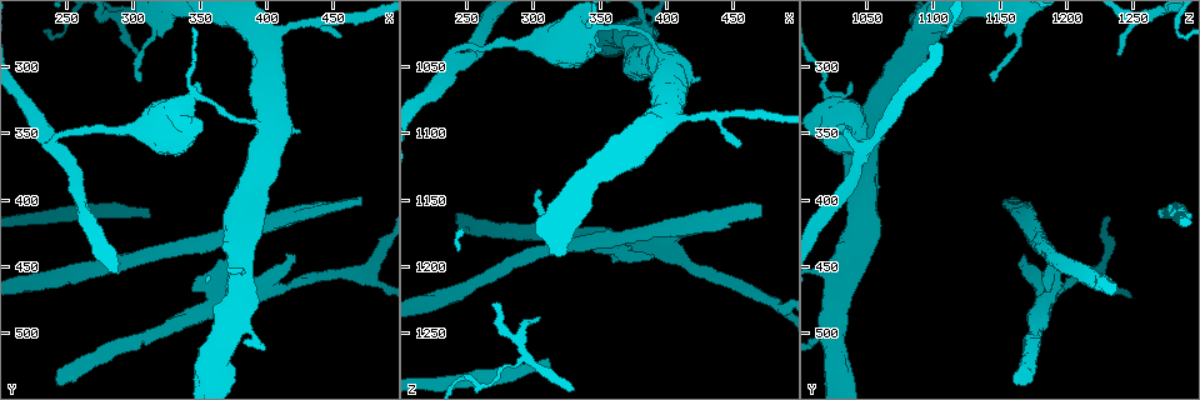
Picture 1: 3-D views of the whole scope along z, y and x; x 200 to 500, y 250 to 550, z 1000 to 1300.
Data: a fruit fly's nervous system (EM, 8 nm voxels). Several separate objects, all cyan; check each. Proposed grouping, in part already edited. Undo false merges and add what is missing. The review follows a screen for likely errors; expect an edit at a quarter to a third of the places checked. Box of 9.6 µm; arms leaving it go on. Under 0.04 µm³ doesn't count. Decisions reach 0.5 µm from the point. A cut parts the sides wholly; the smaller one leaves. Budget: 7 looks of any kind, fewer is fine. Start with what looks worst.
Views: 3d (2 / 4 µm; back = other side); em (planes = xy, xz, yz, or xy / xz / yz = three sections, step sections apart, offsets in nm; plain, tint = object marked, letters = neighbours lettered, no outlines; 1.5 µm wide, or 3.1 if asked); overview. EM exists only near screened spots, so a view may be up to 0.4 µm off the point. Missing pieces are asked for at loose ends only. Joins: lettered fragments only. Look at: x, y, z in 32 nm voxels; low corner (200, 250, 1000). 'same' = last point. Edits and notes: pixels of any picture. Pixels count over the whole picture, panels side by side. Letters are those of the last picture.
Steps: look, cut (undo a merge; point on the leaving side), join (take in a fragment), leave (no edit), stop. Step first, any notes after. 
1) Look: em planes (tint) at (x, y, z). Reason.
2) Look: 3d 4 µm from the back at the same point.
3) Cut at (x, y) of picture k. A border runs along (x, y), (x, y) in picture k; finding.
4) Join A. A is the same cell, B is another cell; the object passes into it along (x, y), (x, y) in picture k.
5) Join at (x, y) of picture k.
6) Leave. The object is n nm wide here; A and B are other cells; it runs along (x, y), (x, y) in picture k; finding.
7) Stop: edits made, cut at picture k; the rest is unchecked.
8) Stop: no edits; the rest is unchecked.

Look: 3d 4 µm at (310, 412, 1270). Free end.

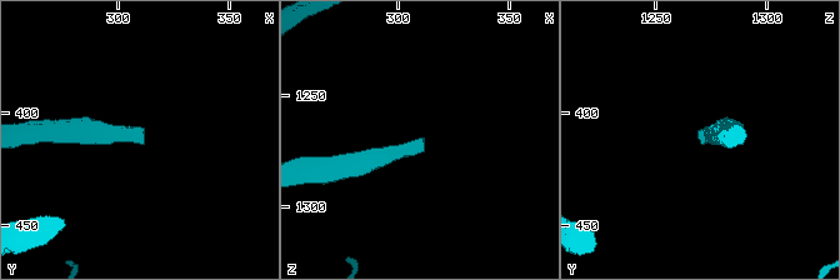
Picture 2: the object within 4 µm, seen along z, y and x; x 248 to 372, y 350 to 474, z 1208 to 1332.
Look: em xz step 8 (letters) at (311, 410, 1269).

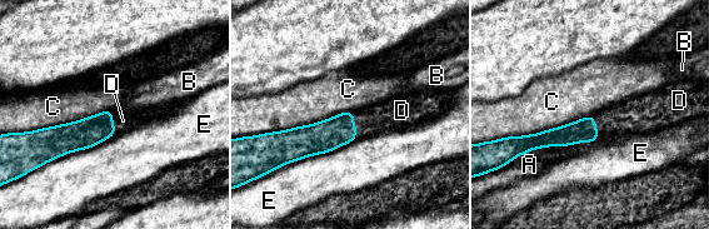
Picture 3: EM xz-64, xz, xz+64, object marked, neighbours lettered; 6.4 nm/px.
Look: em planes (letters) at the same point.

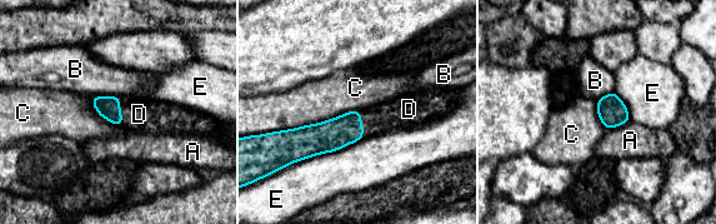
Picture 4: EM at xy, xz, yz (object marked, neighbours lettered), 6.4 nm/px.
Join D. The longest contact is with C, 600 nm; D is the same cell, A, B, C and E are other cells; the object passes into it along (108, 106), (120, 112), (139, 114) in picture 4; the cell continues.

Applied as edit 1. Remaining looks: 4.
Look: 3d 2 µm at (470, 400, 1156). An open end.

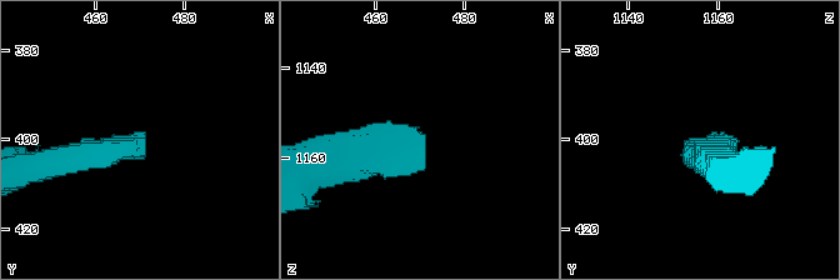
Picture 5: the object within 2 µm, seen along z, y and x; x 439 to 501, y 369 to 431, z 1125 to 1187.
Look: em planes (letters) at (469, 400, 1154). Now the EM.

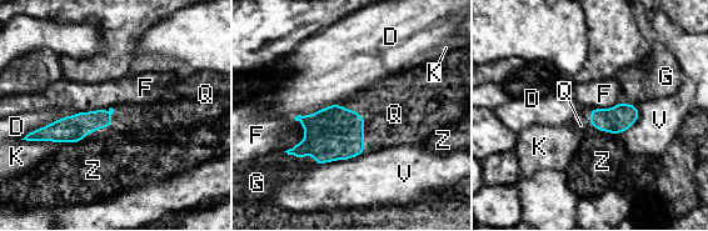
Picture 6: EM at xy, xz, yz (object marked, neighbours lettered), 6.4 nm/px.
Leave. The object is 130 nm wide here; D, F, G, K, Q, V and Z are other cells; a border runs along (338, 104), (363, 116), (364, 152) in picture 6; no lettered fragment goes on from it.

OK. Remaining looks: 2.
Look: 3d 4 µm at (336, 328, 1026). Sharp bend.

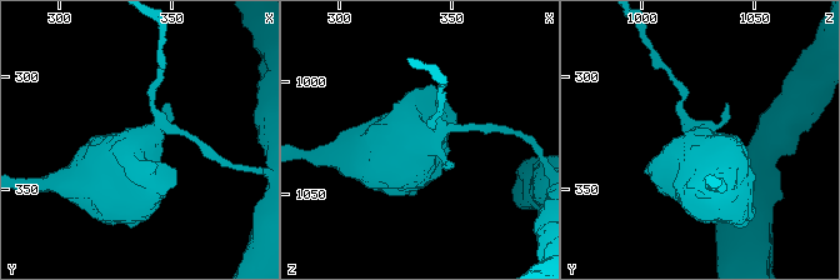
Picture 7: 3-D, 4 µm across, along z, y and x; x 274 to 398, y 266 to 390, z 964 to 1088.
Look: em planes (letters) at (338, 328, 1026). Shape alone is not enough.

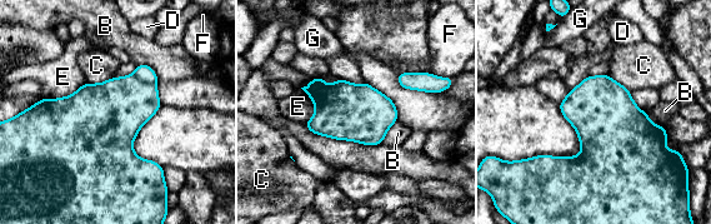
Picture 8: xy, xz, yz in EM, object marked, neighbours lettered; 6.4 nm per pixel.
Cut at (118, 108) of picture 8. B, C, D, E, F and G are other cells; a border runs along (133, 74), (143, 81), (156, 84) in picture 8; two cells meet here.

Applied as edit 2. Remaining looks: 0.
Stop: edits made, join at picture 4, cut at picture 8; the rest is unchecked.

